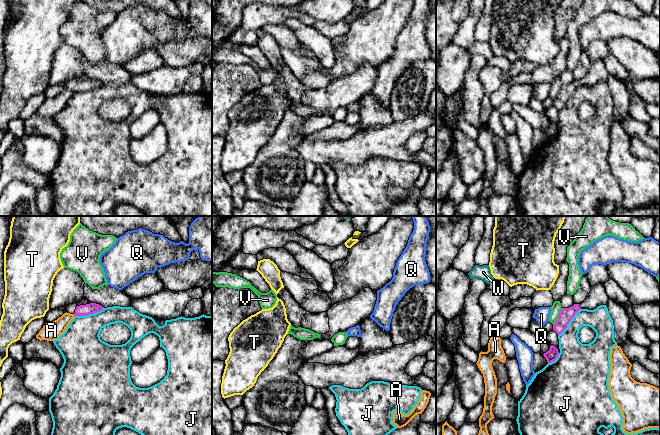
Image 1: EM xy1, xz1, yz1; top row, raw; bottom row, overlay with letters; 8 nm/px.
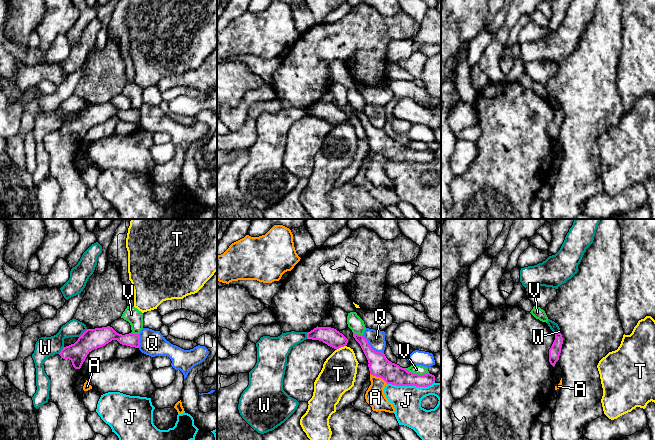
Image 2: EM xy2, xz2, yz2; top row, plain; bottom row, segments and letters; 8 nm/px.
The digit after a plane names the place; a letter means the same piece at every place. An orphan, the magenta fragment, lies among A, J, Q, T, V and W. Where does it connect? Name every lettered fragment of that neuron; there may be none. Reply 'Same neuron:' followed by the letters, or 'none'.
Same neuron: none

